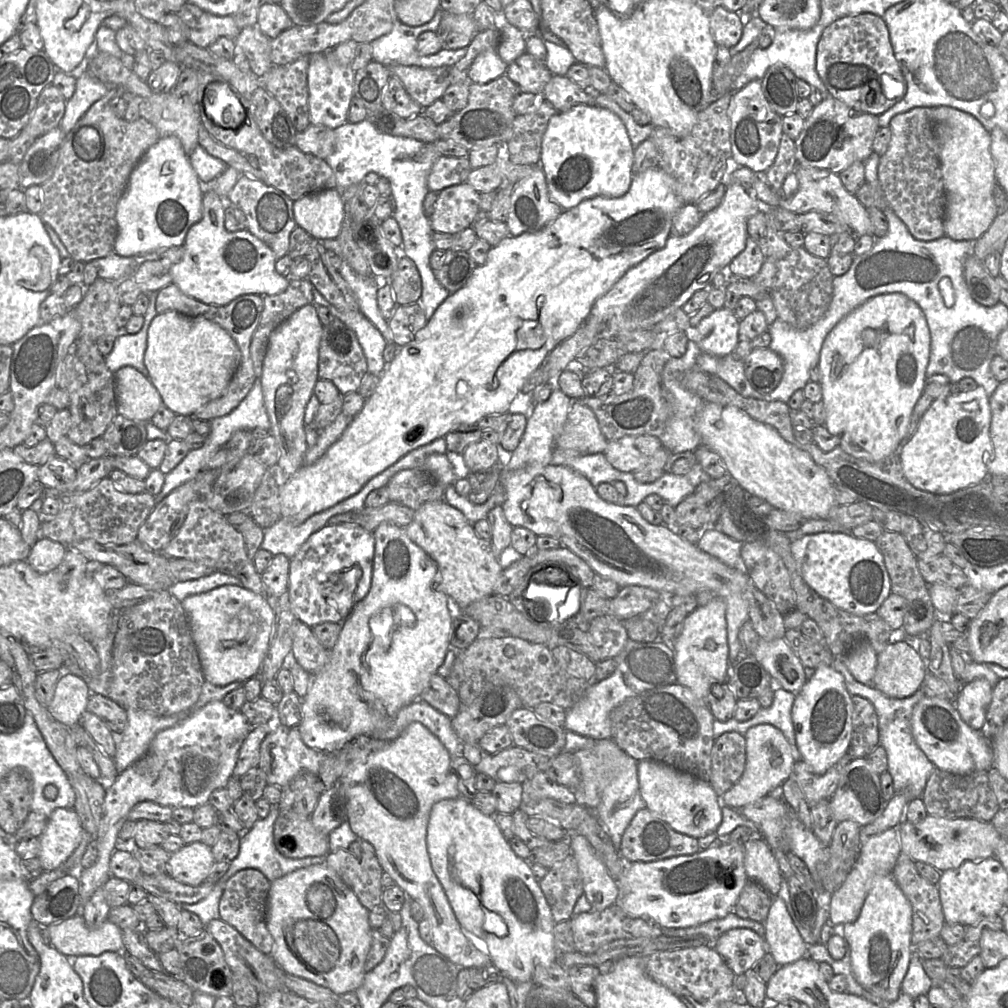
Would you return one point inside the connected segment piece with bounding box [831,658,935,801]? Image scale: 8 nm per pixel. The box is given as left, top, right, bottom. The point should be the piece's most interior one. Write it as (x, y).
(910, 768)

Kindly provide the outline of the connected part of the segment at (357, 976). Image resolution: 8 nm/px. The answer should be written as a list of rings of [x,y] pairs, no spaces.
[[[325,863],[298,869],[270,883],[267,928],[273,938],[271,956],[289,975],[329,988],[337,995],[356,991],[365,975],[365,962],[371,947],[369,911],[355,893]]]

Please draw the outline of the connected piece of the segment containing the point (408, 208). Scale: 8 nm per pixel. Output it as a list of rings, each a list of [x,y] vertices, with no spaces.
[[[366,117],[358,123],[345,122],[335,131],[334,152],[325,160],[332,169],[337,186],[344,189],[351,185],[363,183],[364,177],[374,172],[389,180],[391,199],[393,202],[392,217],[397,221],[401,234],[401,256],[406,256],[415,263],[422,282],[422,292],[417,303],[424,310],[429,320],[436,309],[450,293],[442,287],[435,278],[435,272],[429,264],[430,256],[435,250],[432,235],[433,230],[423,211],[423,201],[429,192],[427,178],[435,161],[440,156],[432,143],[425,143],[414,138],[392,136],[378,130]]]

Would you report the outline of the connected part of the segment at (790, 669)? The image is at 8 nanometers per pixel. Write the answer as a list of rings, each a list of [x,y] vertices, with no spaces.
[[[759,639],[750,654],[776,679],[781,689],[797,695],[808,679],[800,659],[792,652],[784,639],[766,641]]]

